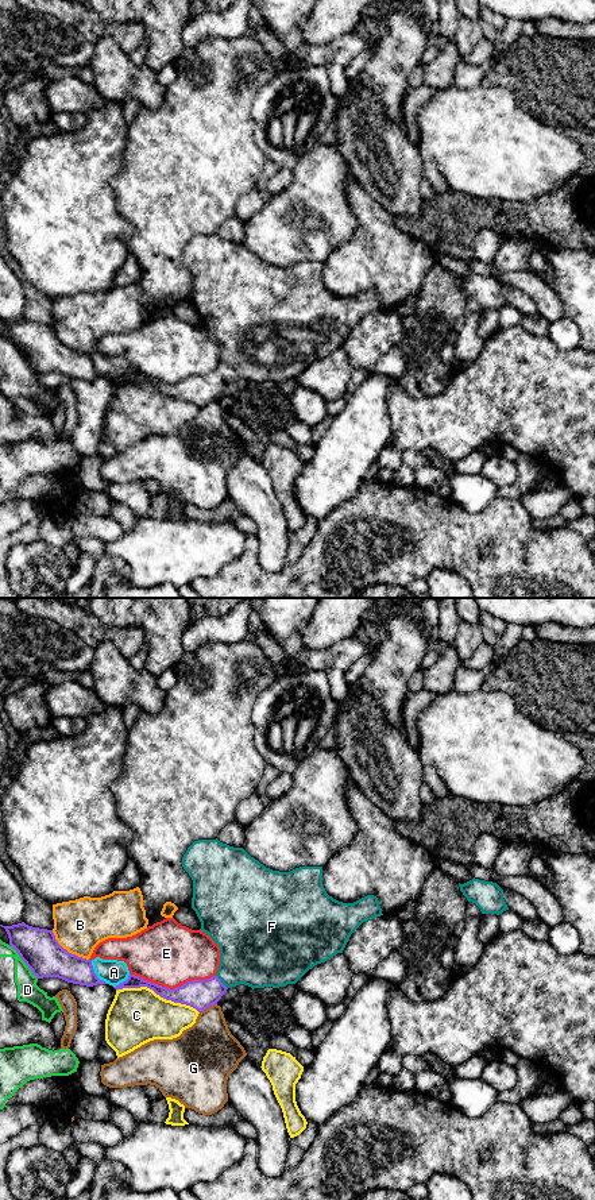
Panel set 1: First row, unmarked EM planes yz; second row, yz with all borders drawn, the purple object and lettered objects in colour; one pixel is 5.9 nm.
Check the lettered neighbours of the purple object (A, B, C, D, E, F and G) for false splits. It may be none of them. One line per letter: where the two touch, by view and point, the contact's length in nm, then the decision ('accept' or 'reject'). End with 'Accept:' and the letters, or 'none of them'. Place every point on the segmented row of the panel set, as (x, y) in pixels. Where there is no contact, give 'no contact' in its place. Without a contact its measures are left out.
A: contact yz (96, 975); length 170 nm; reject
B: contact yz (66, 950); length 280 nm; reject
C: contact yz (159, 995); length 500 nm; reject
D: contact yz (23, 960); length 260 nm; reject
E: contact yz (174, 988); length 500 nm; reject
F: contact yz (220, 982); length 110 nm; accept
G: contact yz (208, 1006); length 120 nm; reject
Accept: F

